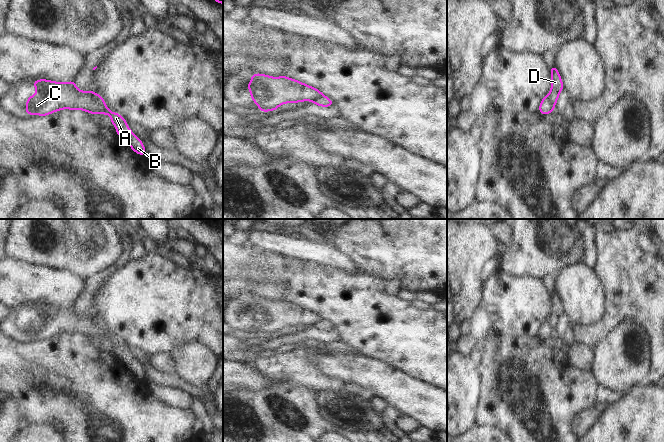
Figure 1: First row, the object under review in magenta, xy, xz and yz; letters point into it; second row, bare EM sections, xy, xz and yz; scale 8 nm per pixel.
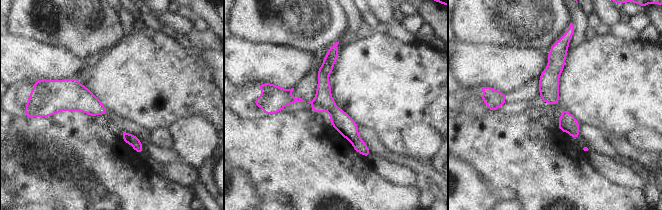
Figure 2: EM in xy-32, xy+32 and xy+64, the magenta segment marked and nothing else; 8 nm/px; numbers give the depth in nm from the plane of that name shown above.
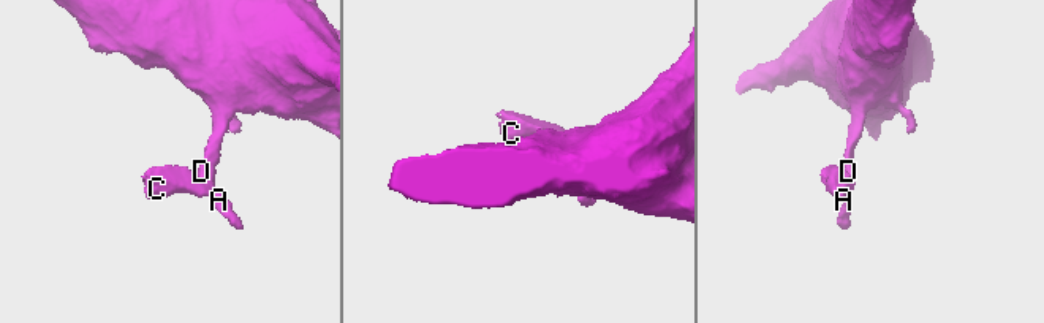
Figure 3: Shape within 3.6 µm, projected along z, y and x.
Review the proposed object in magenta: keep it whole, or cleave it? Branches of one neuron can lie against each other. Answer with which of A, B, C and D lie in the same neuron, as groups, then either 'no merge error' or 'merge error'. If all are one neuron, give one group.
A B D / C; merge error

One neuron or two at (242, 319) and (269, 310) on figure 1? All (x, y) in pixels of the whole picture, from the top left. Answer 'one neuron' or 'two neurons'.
one neuron

